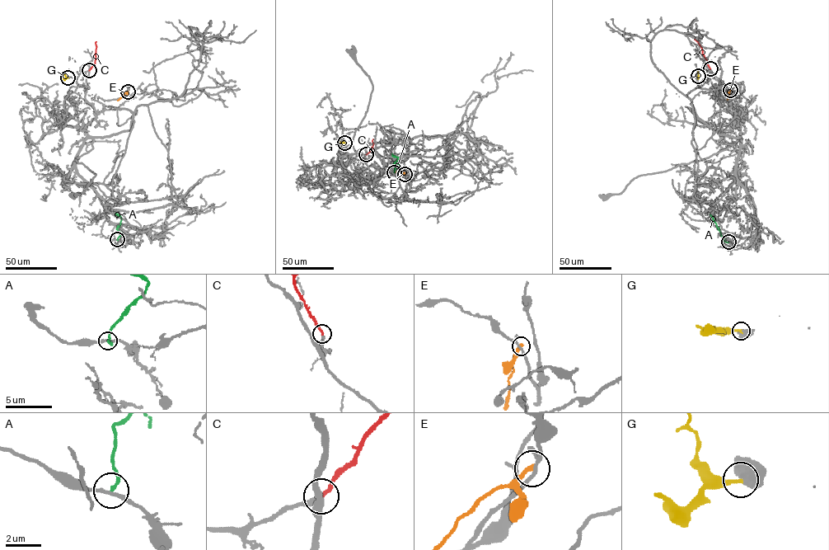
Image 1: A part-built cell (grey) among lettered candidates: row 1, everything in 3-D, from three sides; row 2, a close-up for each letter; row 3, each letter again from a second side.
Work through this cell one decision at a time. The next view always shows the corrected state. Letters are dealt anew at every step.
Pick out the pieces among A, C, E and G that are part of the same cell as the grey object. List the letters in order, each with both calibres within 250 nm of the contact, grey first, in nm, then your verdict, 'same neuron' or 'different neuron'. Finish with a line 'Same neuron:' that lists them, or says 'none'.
A: calibres 200 and 180 nm; different neuron
C: calibres 160 and 200 nm; same neuron
E: calibres 150 and 320 nm; different neuron
G: calibres 440 and 220 nm; different neuron
Same neuron: C

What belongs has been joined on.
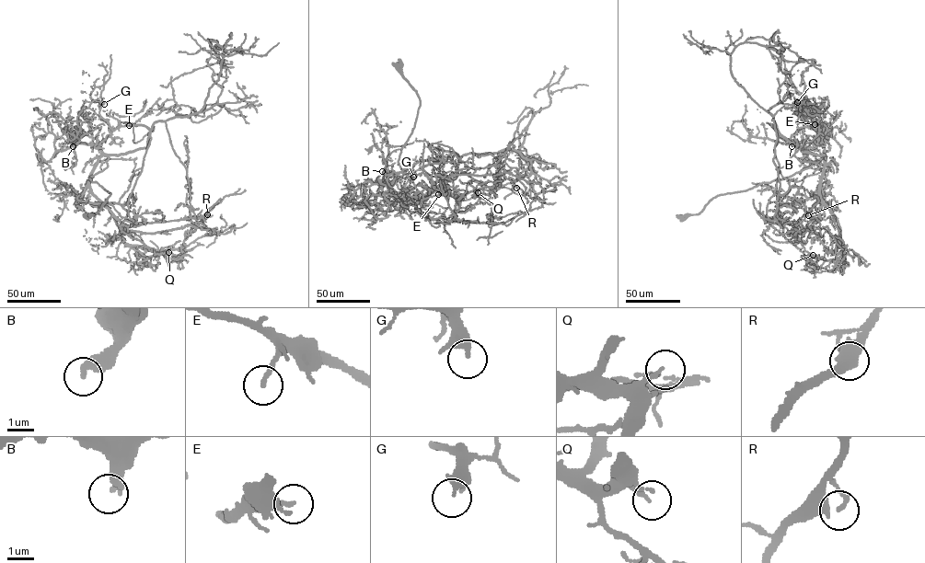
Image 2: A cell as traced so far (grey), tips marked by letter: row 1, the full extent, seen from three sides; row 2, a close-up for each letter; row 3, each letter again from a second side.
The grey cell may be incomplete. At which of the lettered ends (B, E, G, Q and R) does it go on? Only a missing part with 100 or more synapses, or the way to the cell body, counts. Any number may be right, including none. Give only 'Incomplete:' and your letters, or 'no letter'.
Incomplete: B

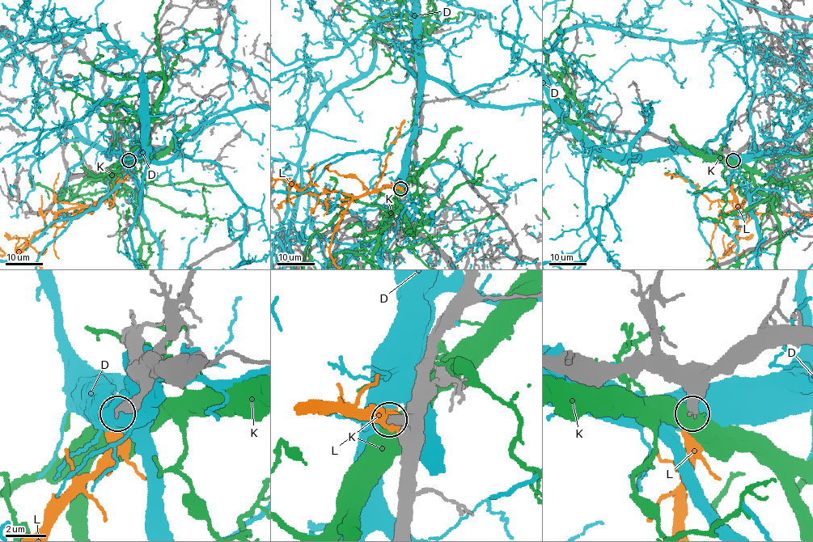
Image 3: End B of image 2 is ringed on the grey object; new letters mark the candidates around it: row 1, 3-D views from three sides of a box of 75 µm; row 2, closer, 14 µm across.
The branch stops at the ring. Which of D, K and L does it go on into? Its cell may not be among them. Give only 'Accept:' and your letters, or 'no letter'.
Accept: L

